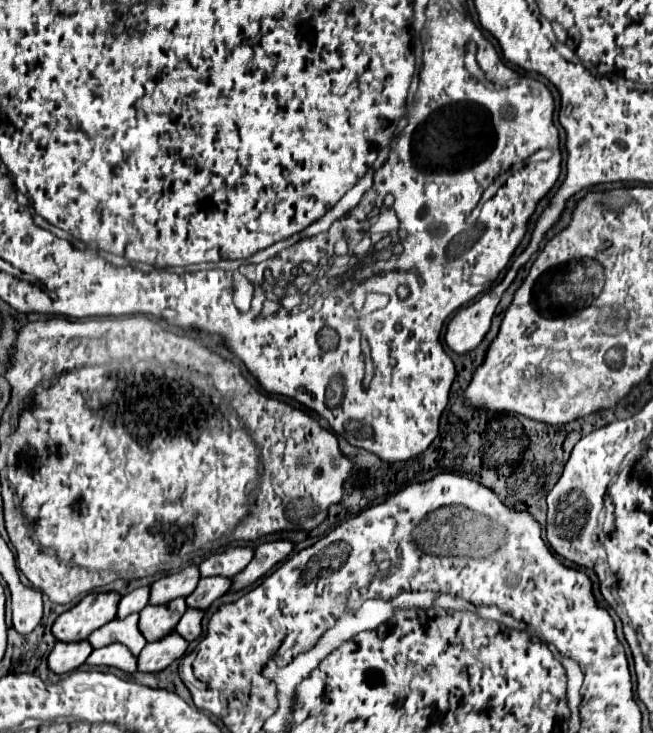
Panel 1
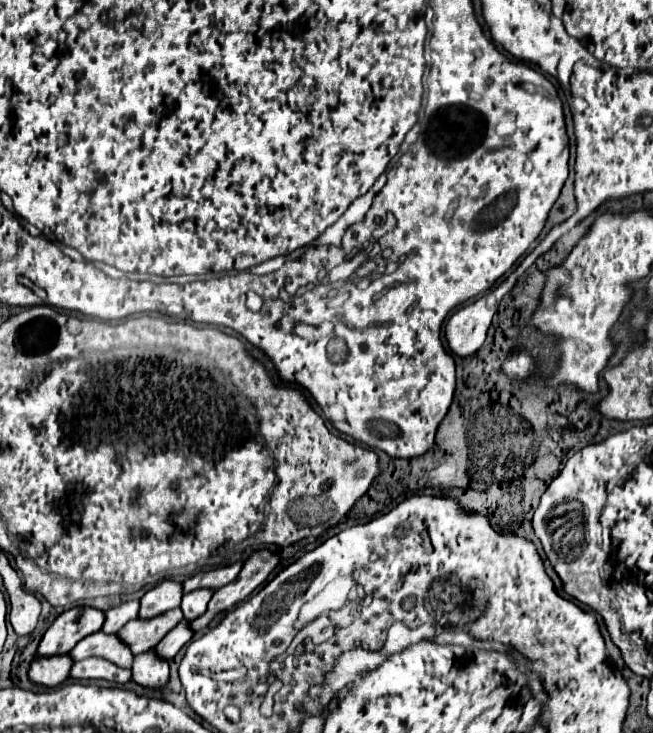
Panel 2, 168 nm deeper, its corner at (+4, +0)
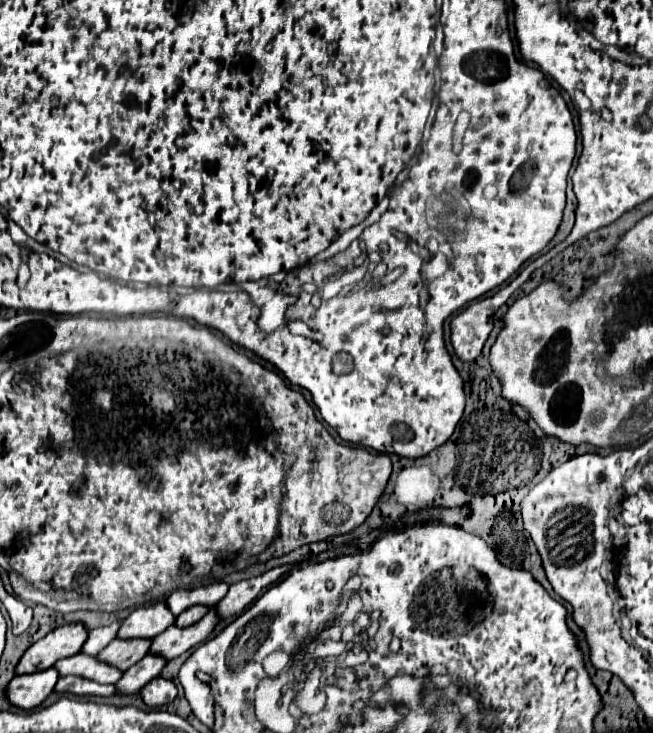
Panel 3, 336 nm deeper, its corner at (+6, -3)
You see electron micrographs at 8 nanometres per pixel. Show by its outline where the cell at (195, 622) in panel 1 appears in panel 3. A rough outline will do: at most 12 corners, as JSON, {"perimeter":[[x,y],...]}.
{"perimeter":[[147,654],[123,672],[117,694],[139,692],[167,660]]}

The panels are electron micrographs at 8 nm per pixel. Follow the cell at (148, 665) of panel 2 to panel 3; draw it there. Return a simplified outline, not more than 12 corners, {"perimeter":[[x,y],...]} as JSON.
{"perimeter":[[157,676],[139,694],[147,706],[173,702],[177,688]]}

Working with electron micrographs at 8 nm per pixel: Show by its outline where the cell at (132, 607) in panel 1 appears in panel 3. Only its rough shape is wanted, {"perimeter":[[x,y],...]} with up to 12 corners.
{"perimeter":[[121,622],[91,630],[83,652],[99,654],[117,638]]}

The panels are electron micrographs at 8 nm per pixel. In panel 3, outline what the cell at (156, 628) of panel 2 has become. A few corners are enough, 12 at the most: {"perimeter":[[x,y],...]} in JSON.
{"perimeter":[[115,638],[99,658],[127,670],[149,652],[147,638]]}

